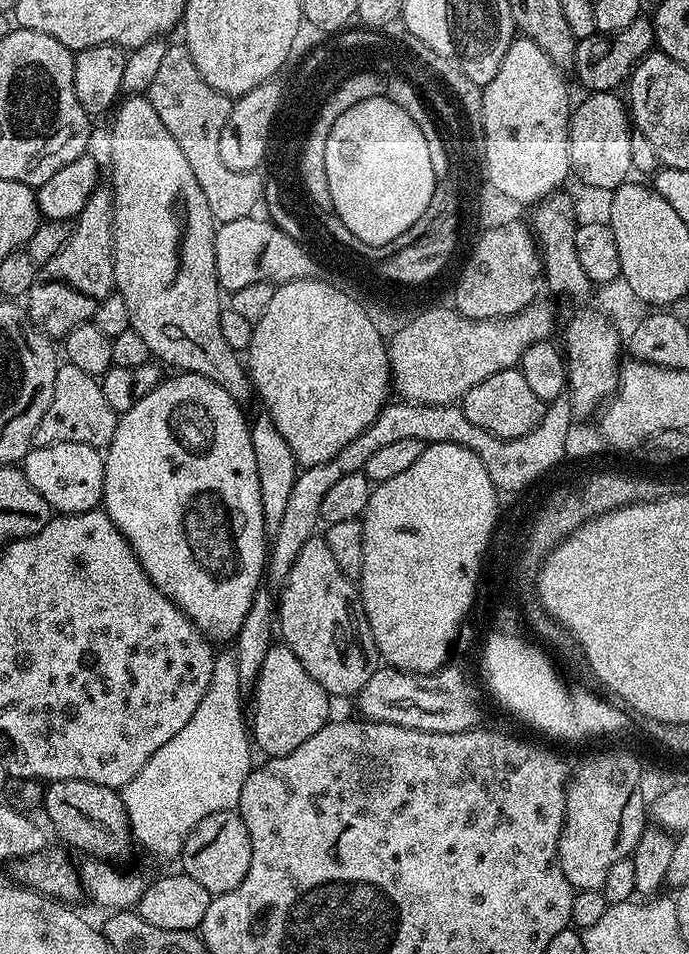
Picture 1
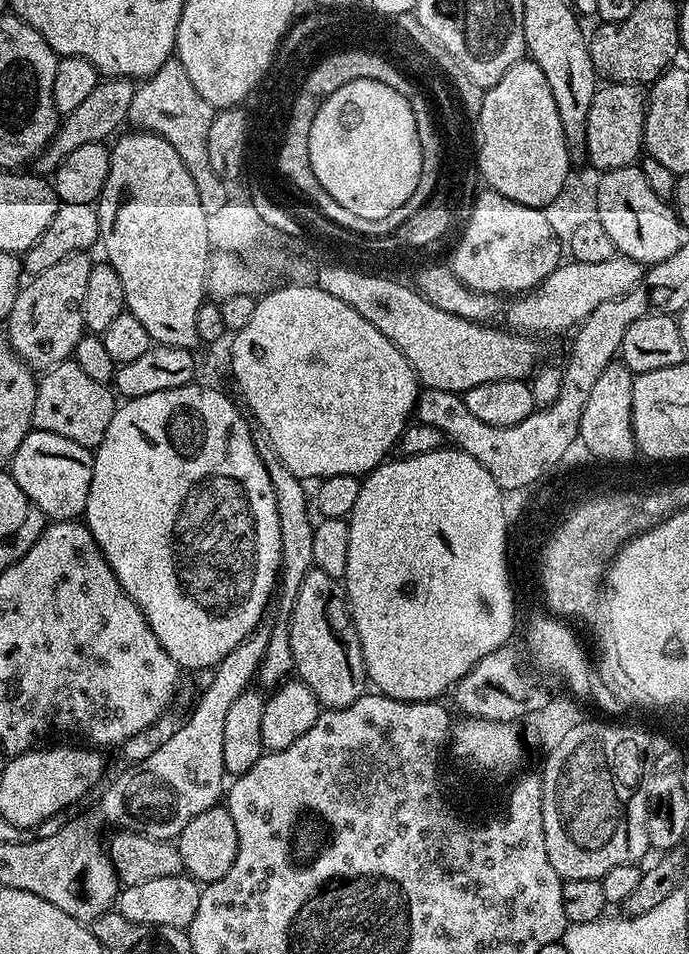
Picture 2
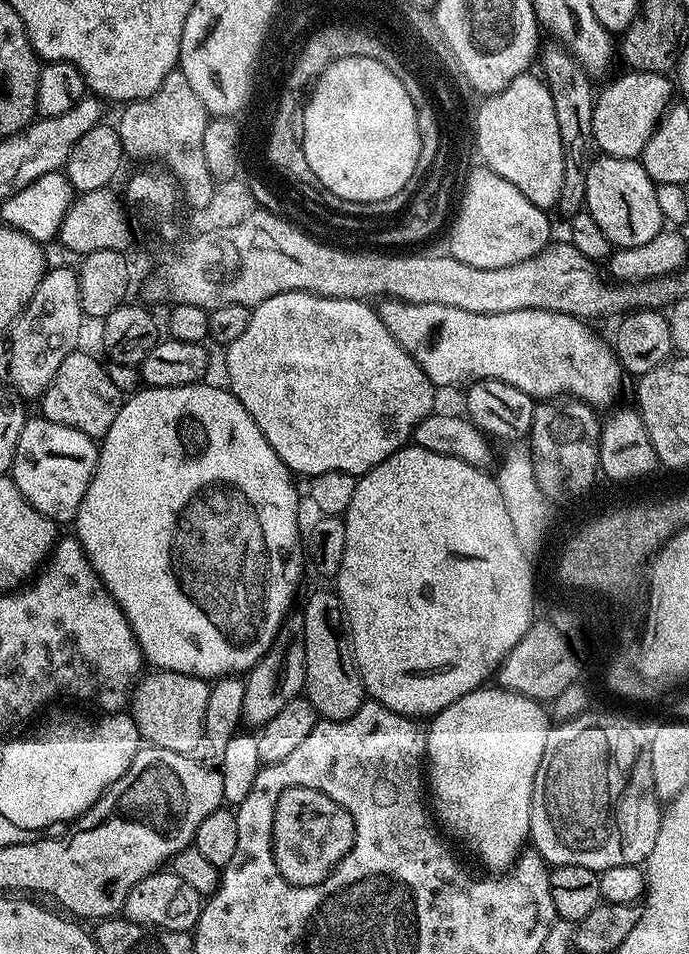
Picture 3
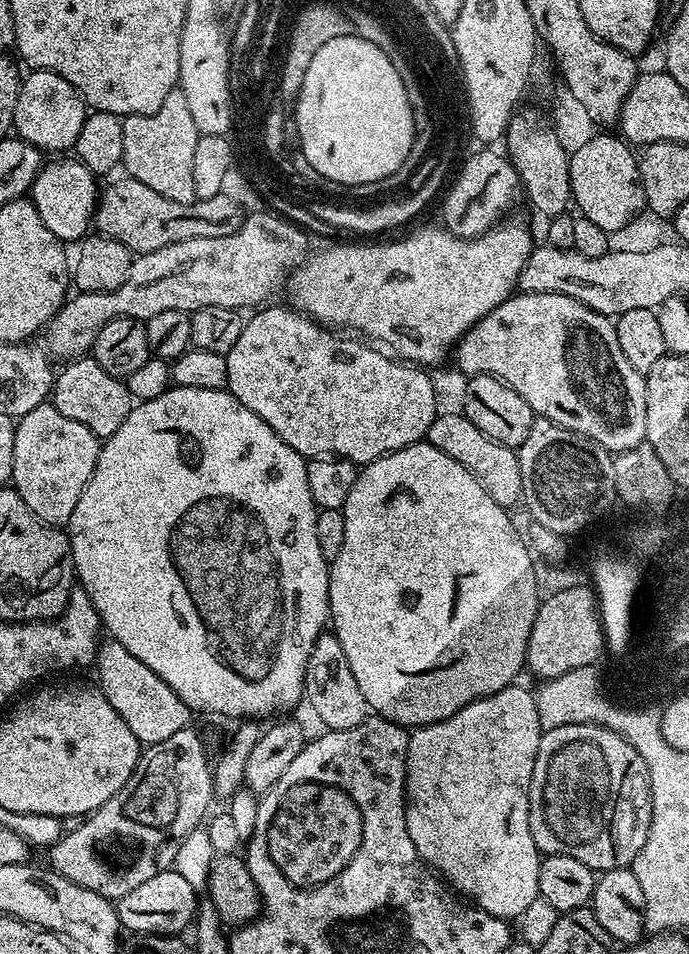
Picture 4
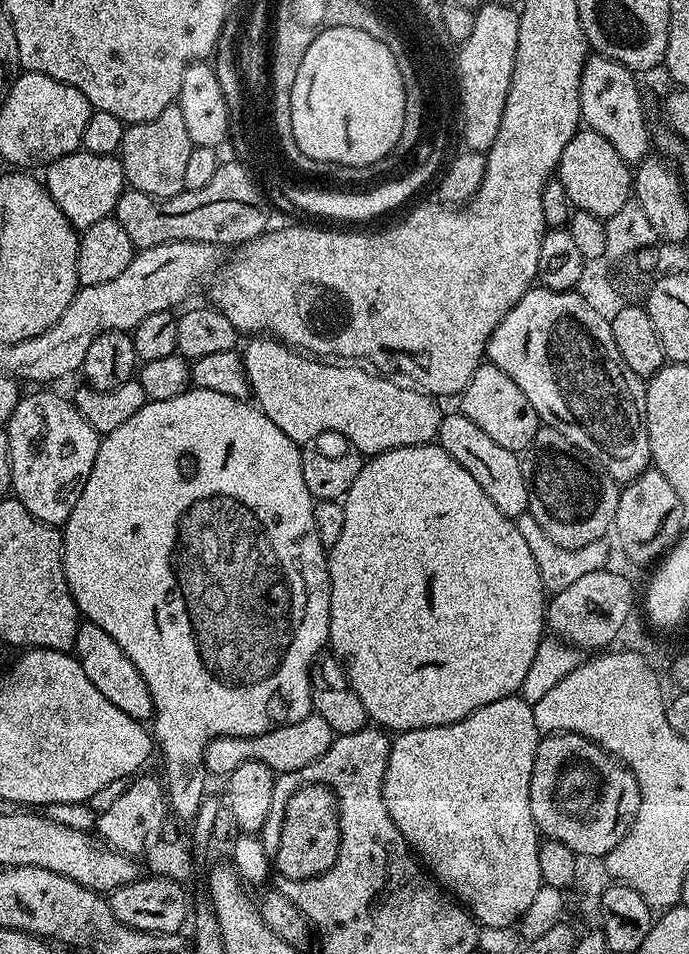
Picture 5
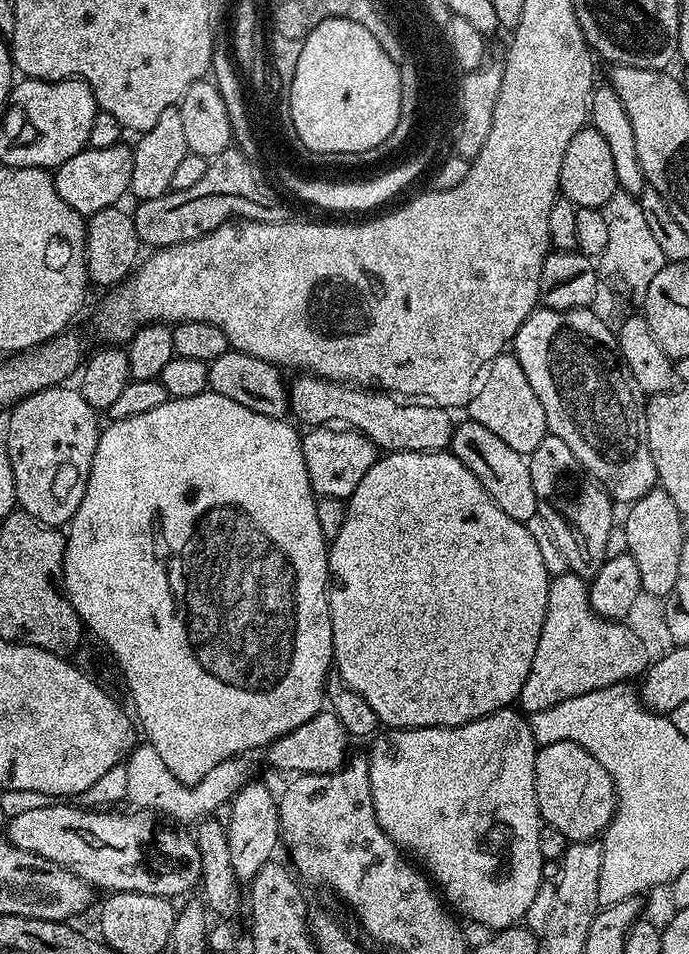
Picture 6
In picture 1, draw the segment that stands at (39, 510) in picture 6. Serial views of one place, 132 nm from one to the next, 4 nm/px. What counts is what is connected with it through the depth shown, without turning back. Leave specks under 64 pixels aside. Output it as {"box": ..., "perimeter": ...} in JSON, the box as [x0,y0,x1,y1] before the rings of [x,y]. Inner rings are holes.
{"box":[22,442,104,514],"perimeter":[[[62,442],[28,449],[22,461],[24,477],[46,498],[48,505],[60,514],[91,512],[101,507],[104,499],[104,456],[101,449],[85,444]]]}

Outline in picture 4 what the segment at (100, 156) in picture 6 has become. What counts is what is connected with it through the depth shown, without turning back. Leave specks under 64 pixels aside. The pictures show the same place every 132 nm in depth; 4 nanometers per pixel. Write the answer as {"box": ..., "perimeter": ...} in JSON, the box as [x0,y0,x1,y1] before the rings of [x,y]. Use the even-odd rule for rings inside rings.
{"box":[30,158,98,242],"perimeter":[[[52,158],[52,160],[41,167],[40,172],[36,176],[36,181],[32,183],[30,189],[30,199],[32,204],[38,210],[38,214],[42,214],[42,222],[46,222],[50,232],[57,236],[58,239],[65,242],[79,242],[89,235],[90,229],[94,224],[96,215],[96,201],[98,199],[98,177],[96,173],[90,171],[86,165],[75,158]]]}

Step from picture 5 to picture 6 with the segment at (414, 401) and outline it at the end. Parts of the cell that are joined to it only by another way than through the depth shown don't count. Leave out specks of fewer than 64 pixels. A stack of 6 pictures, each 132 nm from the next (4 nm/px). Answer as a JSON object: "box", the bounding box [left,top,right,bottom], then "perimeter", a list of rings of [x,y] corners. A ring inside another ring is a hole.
{"box":[288,374,454,453],"perimeter":[[[300,374],[296,381],[291,381],[288,389],[288,407],[291,415],[297,416],[298,419],[304,423],[304,426],[328,426],[333,422],[339,422],[341,425],[347,426],[349,429],[361,432],[366,438],[370,438],[370,442],[375,444],[377,449],[383,450],[385,453],[389,452],[443,452],[451,445],[452,442],[452,429],[454,427],[454,420],[451,420],[449,409],[437,408],[435,404],[427,402],[405,402],[403,399],[397,398],[392,394],[385,394],[380,390],[365,390],[360,386],[349,386],[344,382],[337,382],[334,380],[322,380],[319,376],[313,376],[311,374]]]}

